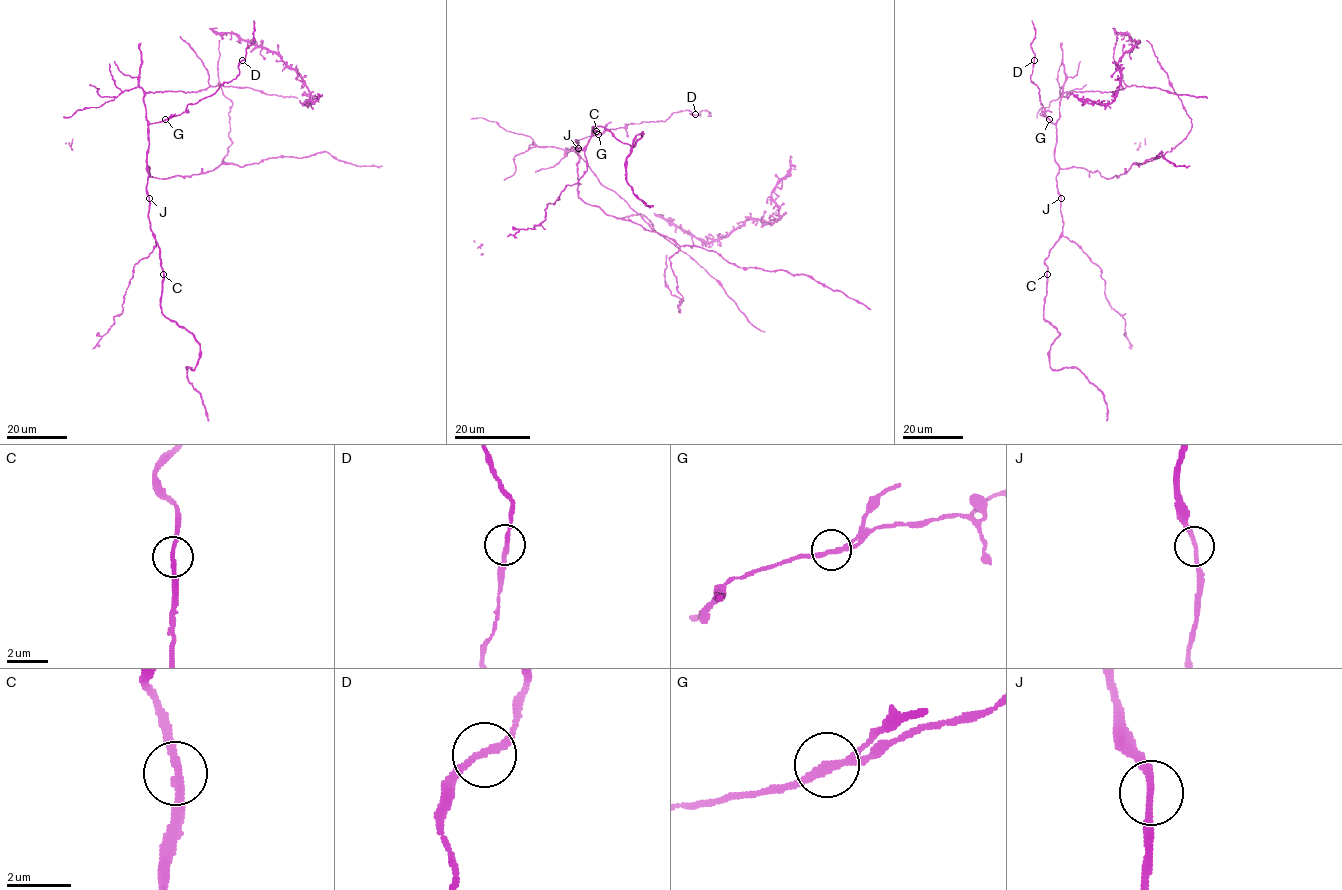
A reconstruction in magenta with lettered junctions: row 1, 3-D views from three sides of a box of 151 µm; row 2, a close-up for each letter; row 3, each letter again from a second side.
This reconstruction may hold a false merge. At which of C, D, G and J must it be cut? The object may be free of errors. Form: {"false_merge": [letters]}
{"false_merge": ["G"]}

